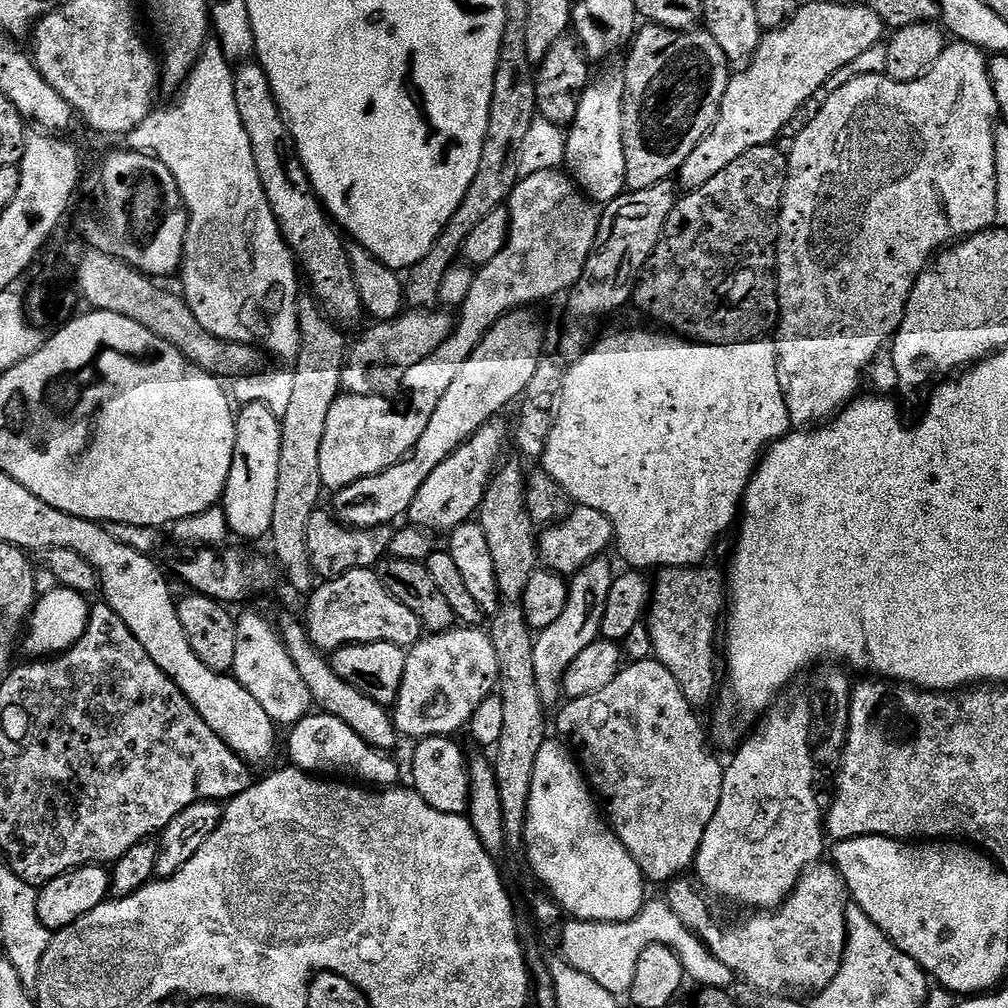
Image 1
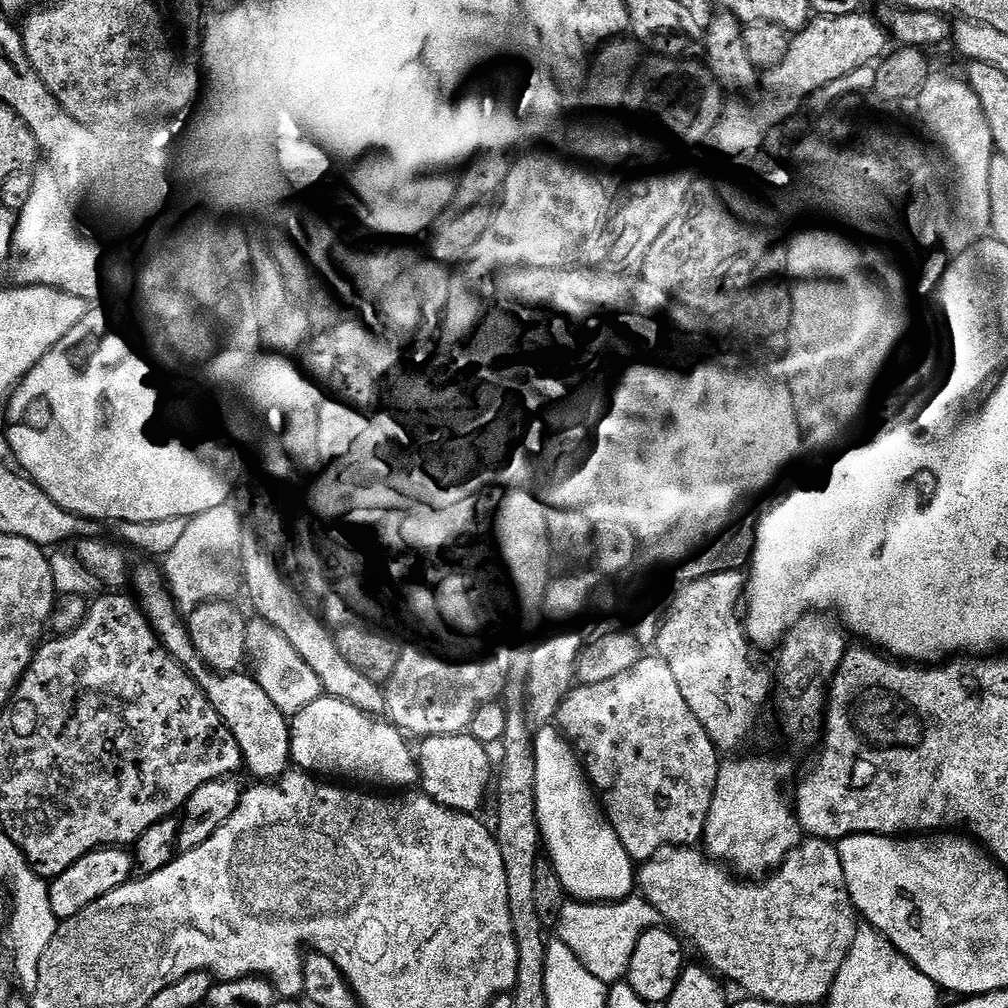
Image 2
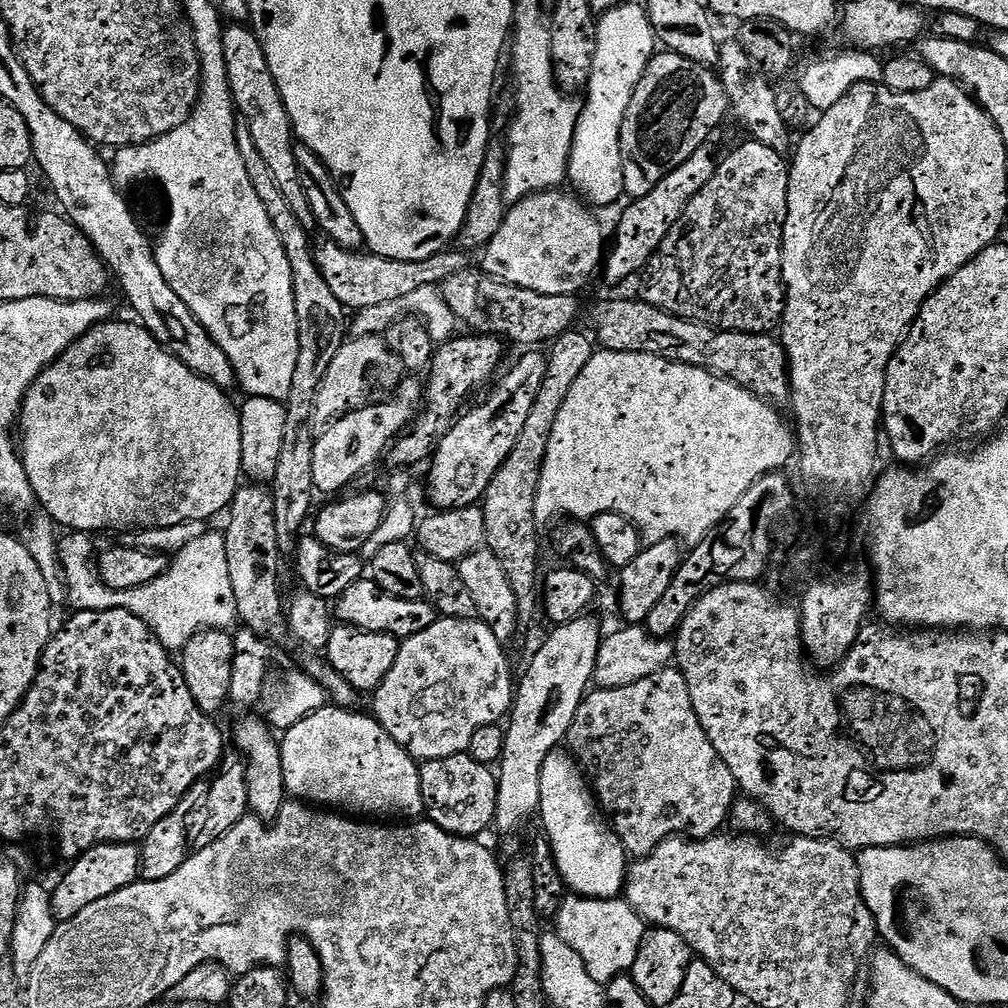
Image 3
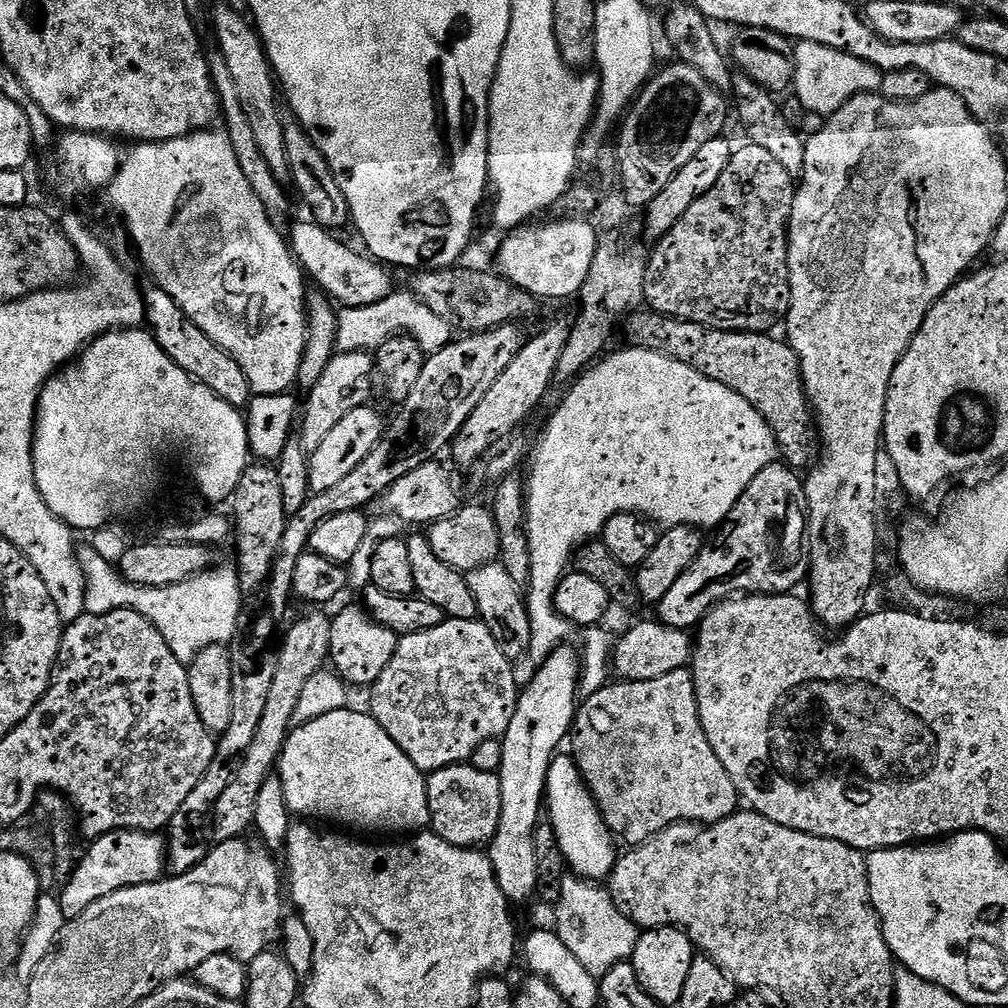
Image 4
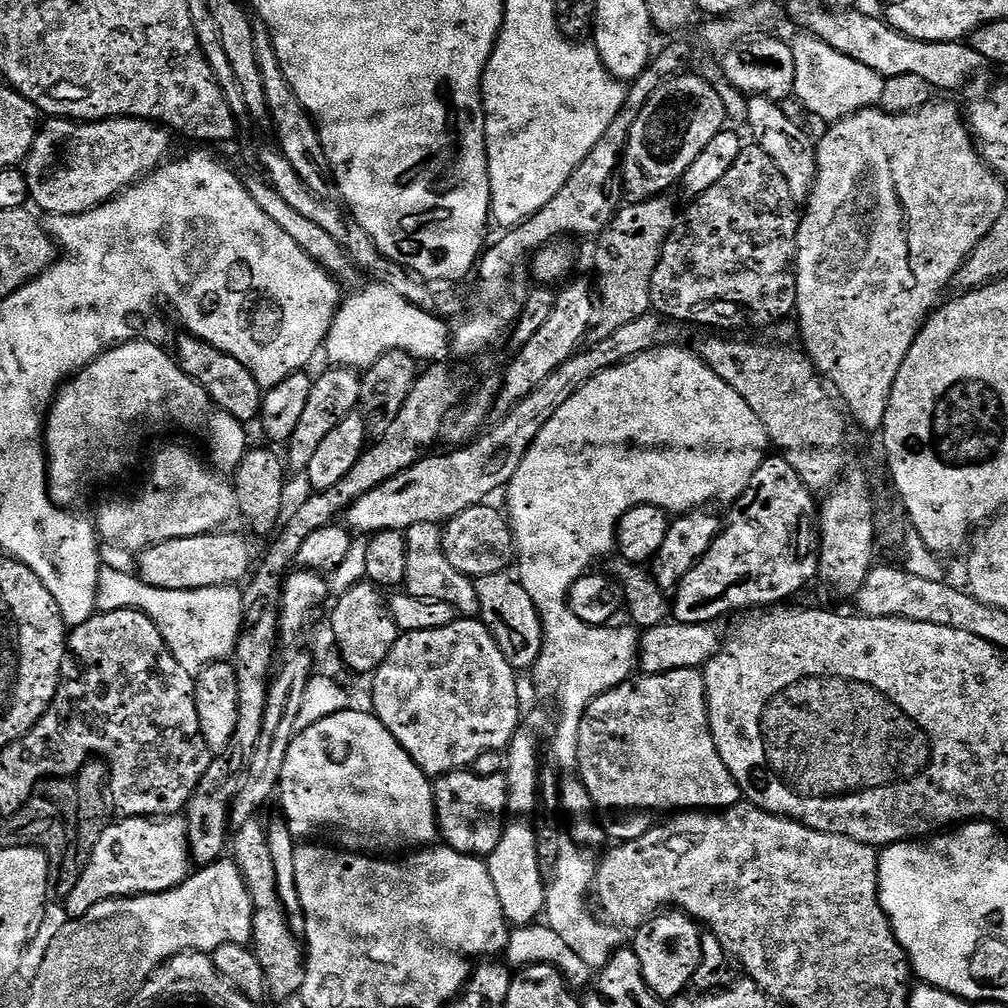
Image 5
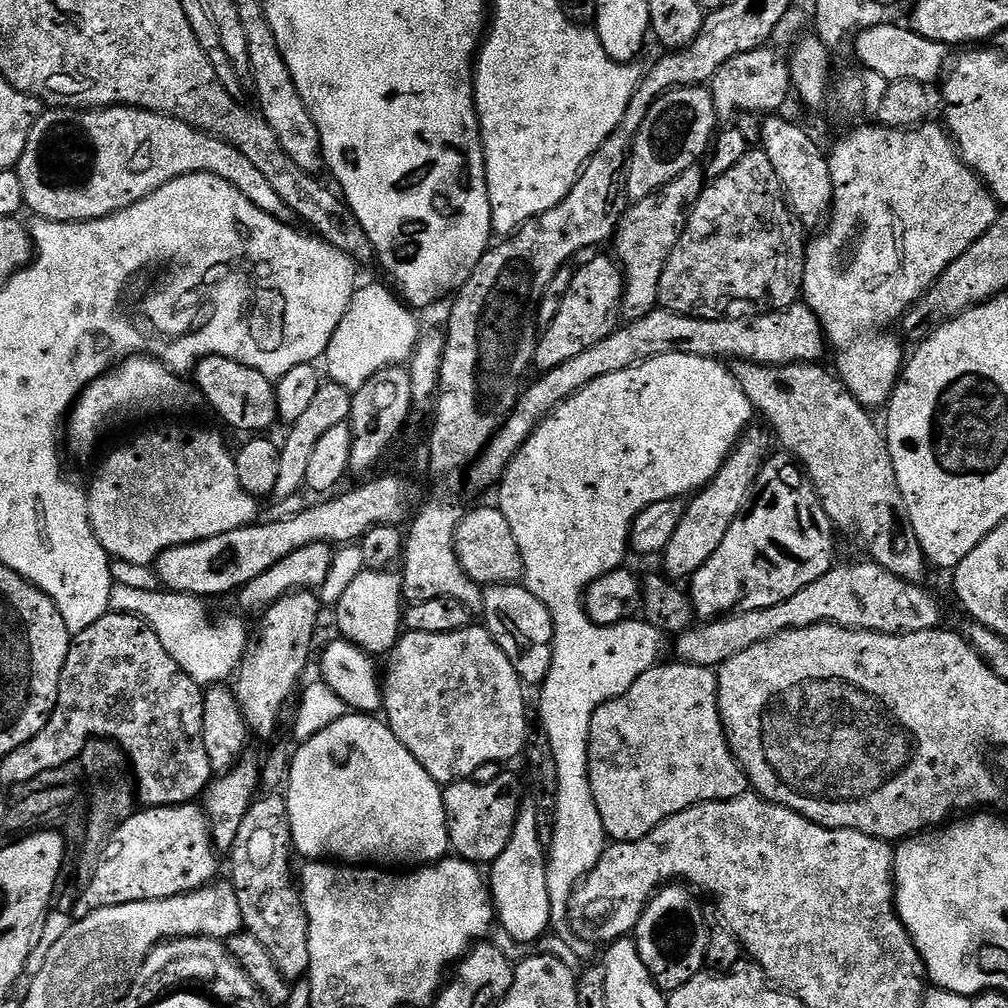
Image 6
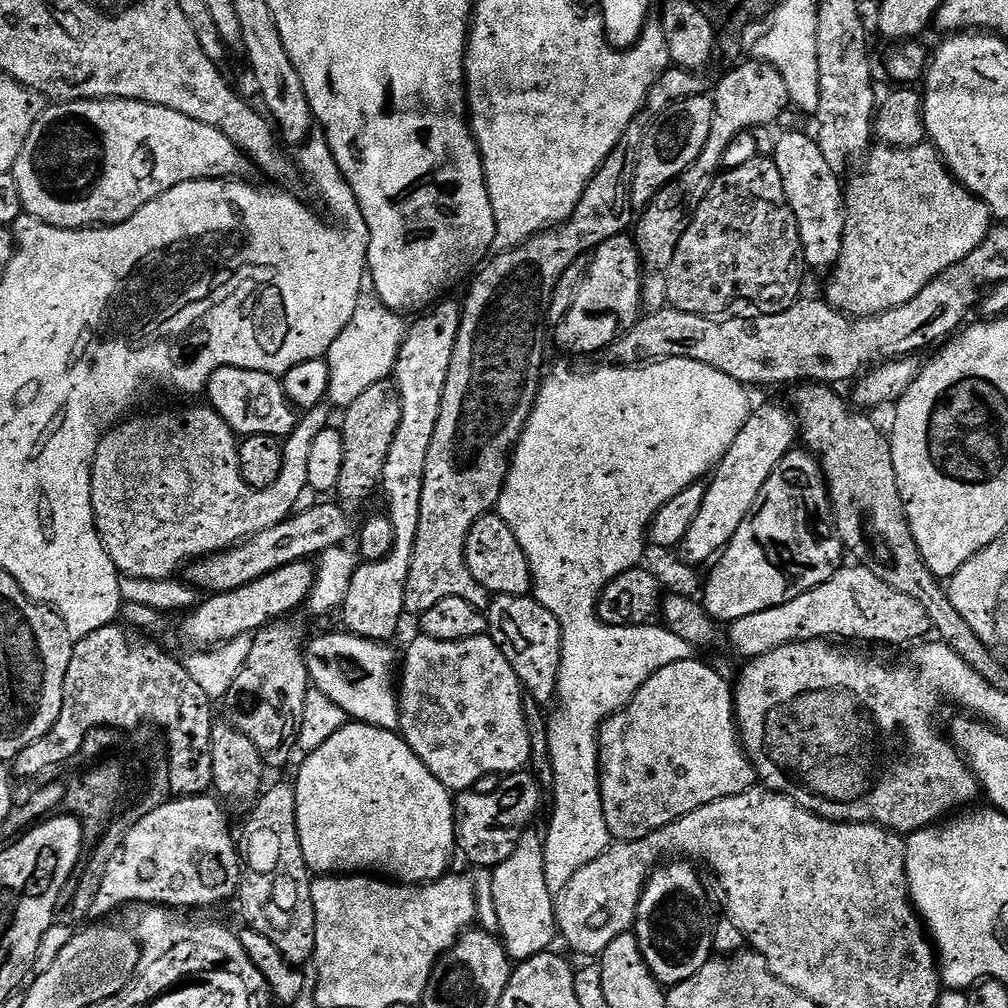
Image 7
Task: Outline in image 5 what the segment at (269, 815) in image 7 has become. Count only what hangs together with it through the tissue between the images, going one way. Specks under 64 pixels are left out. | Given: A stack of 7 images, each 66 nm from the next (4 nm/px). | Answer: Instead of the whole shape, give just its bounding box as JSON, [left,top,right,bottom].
[232,819,308,1000]

